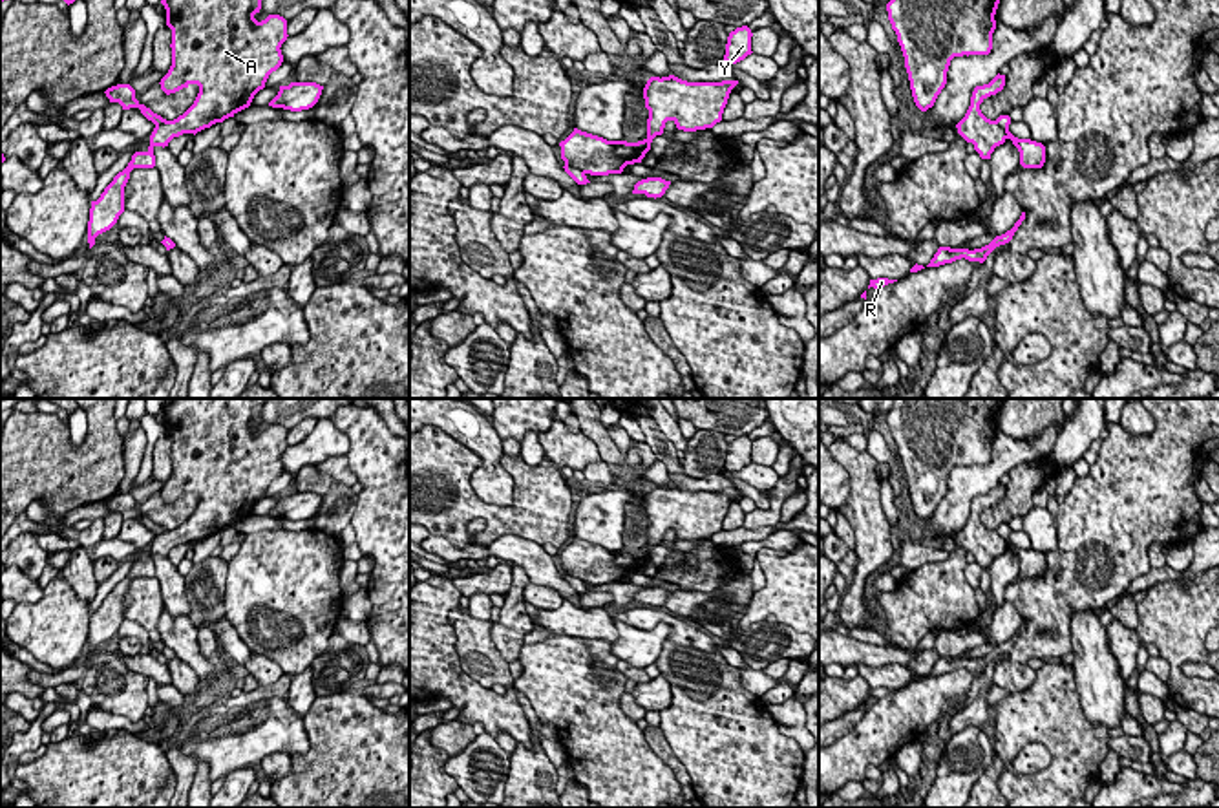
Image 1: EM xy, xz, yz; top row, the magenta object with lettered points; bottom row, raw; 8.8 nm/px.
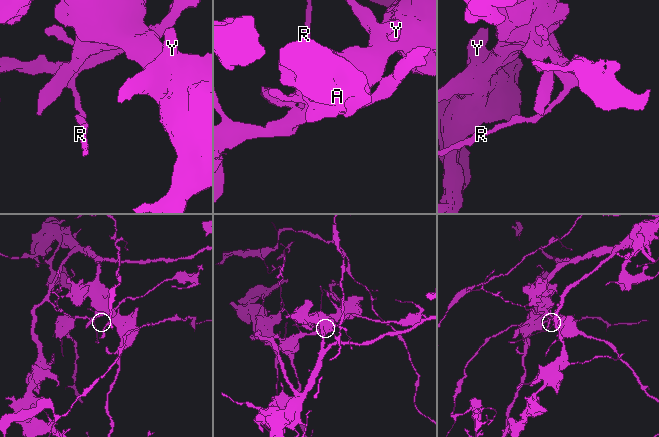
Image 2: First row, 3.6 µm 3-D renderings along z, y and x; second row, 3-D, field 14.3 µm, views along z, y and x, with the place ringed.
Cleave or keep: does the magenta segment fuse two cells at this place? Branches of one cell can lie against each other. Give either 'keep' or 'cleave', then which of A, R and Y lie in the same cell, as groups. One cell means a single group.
keep; A R Y

